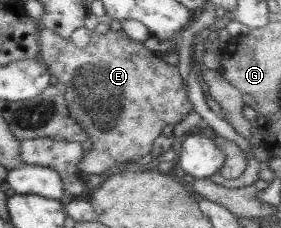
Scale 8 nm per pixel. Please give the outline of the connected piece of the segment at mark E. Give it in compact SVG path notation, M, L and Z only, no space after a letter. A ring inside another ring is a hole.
M41 26L39 42L42 45L39 59L50 73L53 74L65 87L65 103L69 114L83 126L92 143L87 149L77 171L81 176L97 174L104 176L108 169L121 163L136 163L148 154L153 144L153 138L159 136L159 130L167 124L181 122L193 105L185 96L183 80L177 72L177 66L169 66L157 58L156 51L147 50L145 43L129 39L122 29L108 31L105 34L92 35L89 46L81 47L72 40L65 40L55 30Z

